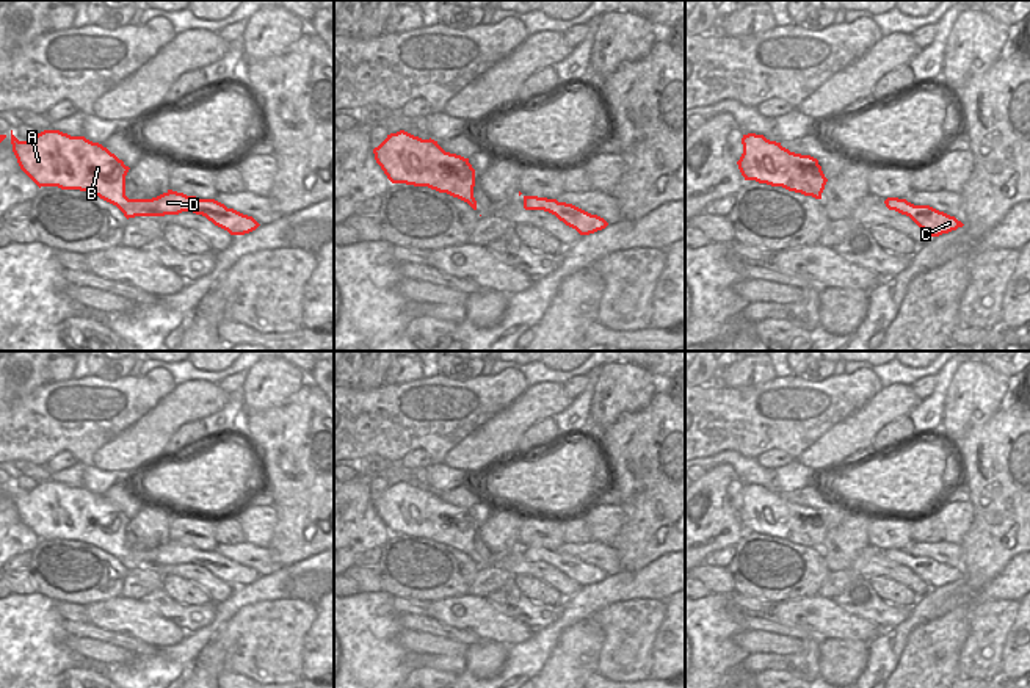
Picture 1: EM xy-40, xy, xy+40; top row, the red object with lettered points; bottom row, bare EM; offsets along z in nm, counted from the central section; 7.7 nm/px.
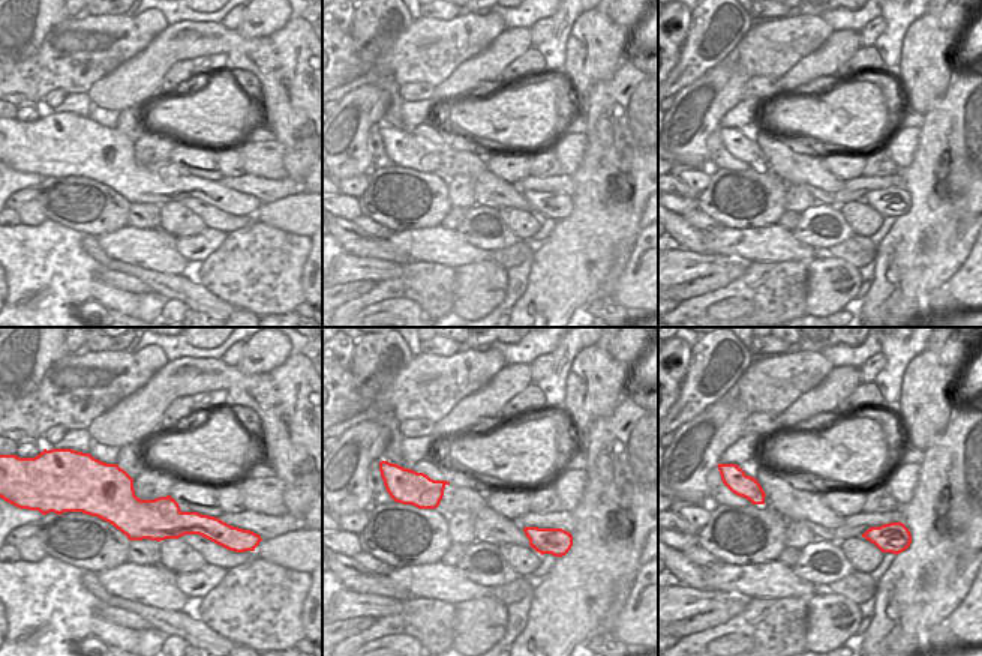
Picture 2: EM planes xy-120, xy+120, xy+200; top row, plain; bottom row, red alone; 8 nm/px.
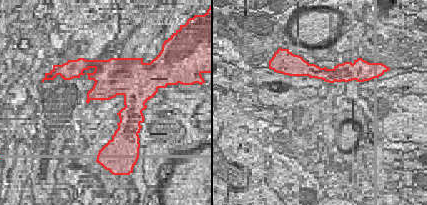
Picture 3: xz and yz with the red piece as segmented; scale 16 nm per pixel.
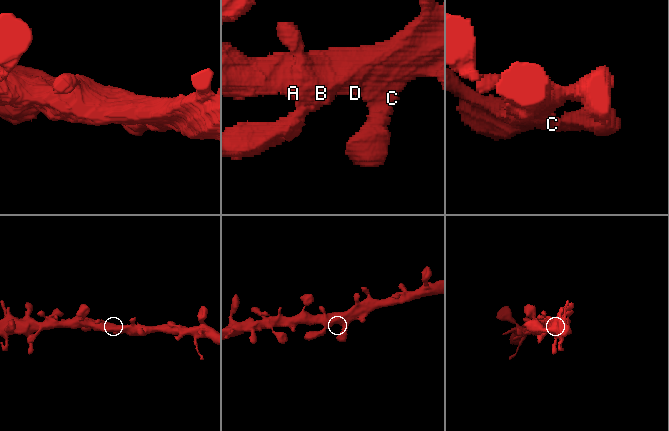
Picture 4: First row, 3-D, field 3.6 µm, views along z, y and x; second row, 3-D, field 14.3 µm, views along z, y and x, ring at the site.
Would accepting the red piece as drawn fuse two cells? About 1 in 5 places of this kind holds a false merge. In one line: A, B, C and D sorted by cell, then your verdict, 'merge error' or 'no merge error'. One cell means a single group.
A B C D | no merge error

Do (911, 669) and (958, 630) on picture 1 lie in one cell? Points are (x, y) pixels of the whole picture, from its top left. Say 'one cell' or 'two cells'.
one cell

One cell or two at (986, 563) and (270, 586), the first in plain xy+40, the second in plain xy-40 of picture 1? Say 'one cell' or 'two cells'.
two cells

